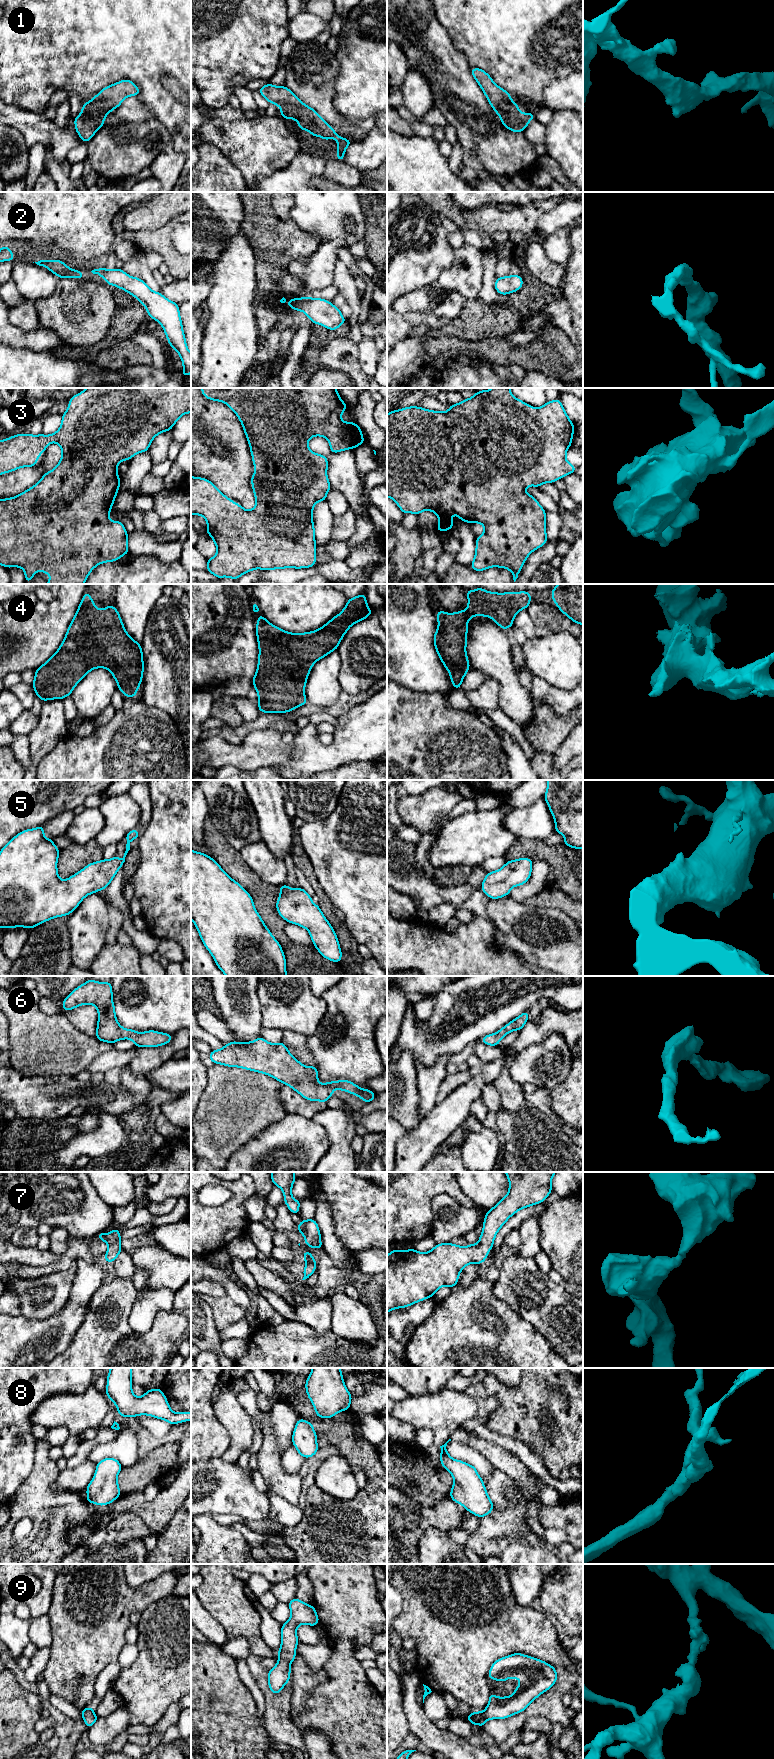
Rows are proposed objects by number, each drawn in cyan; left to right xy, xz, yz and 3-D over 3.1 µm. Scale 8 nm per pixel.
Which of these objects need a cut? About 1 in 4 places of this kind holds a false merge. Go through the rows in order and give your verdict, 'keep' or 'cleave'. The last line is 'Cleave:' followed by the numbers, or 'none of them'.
1: keep
2: keep
3: keep
4: keep
5: keep
6: keep
7: keep
8: keep
9: keep
Cleave: none of them

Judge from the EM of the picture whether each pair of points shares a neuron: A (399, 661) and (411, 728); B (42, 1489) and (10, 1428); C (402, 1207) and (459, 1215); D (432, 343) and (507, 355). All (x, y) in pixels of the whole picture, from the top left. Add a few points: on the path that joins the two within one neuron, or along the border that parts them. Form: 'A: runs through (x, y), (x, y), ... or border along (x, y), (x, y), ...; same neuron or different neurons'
A: border along (397, 682), (413, 690), (425, 693); different neurons
B: border along (36, 1446), (33, 1468), (17, 1488); different neurons
C: border along (446, 1193), (431, 1201), (430, 1233); different neurons
D: runs through (451, 353), (488, 353); same neuron

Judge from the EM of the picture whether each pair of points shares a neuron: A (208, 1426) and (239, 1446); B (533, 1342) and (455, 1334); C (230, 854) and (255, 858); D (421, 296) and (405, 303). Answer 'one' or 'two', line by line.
A: two
B: one
C: two
D: one

